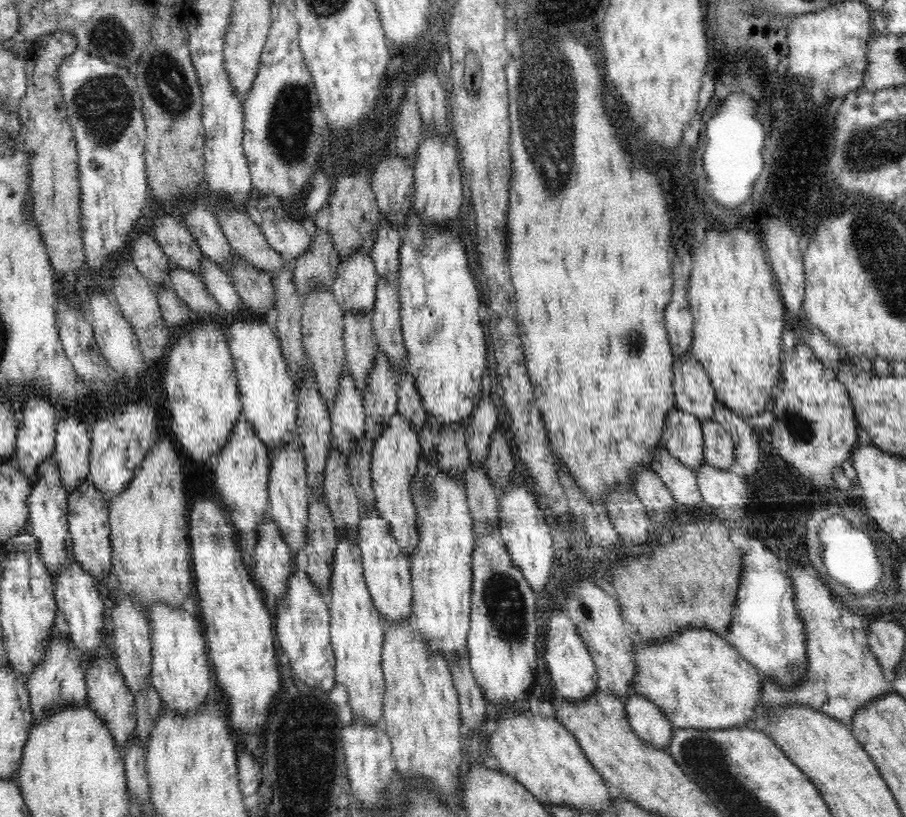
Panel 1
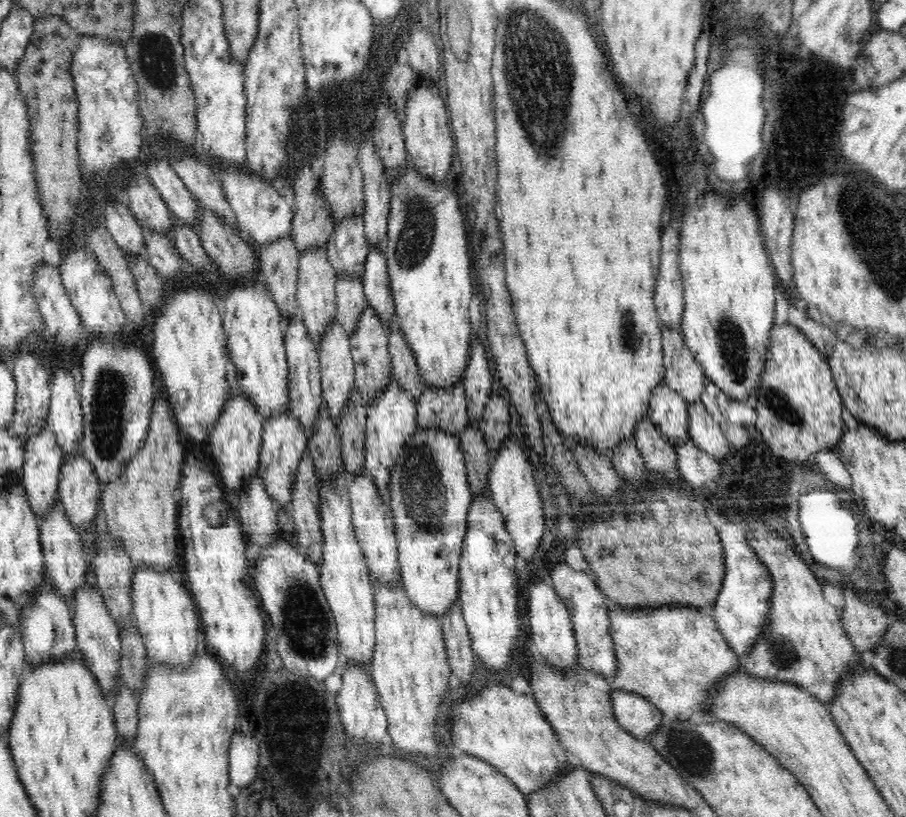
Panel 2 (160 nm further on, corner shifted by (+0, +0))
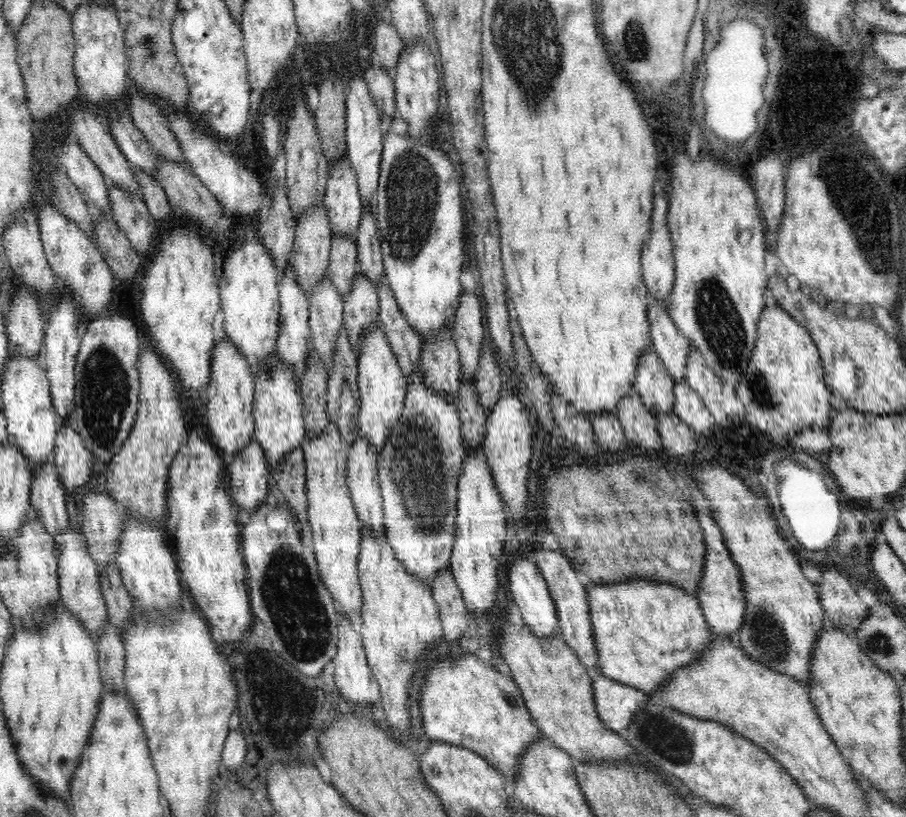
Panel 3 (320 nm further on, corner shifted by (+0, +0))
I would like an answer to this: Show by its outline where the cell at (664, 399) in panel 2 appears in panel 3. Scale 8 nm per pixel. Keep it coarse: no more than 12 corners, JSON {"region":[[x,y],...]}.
{"region":[[656,349],[640,356],[633,390],[659,419],[673,413],[675,381]]}

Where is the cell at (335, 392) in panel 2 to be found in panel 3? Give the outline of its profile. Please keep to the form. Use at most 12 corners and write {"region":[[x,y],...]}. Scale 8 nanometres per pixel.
{"region":[[326,275],[309,296],[314,351],[330,372],[343,302]]}

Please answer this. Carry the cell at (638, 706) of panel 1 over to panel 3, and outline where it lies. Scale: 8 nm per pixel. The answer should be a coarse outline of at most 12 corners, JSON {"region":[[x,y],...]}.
{"region":[[591,676],[602,724],[623,733],[648,706],[630,685]]}

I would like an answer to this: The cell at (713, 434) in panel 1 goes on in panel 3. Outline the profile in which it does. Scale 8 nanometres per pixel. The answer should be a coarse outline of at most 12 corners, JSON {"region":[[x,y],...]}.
{"region":[[674,384],[673,413],[698,437],[712,436],[715,418],[689,386]]}

